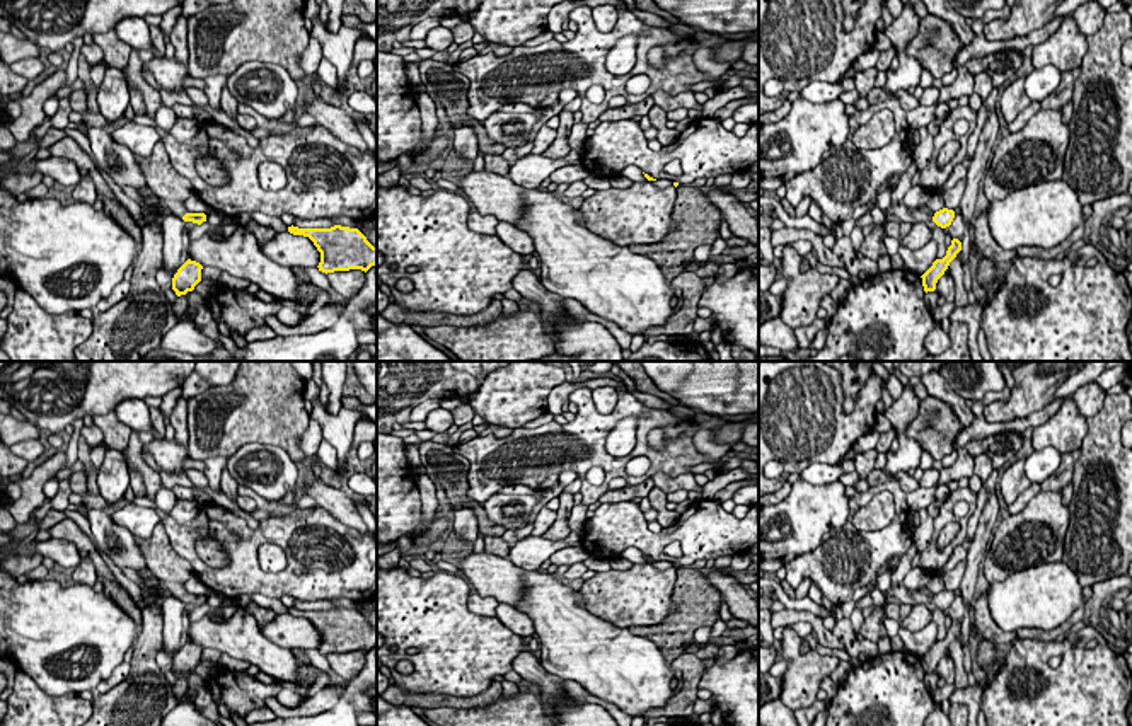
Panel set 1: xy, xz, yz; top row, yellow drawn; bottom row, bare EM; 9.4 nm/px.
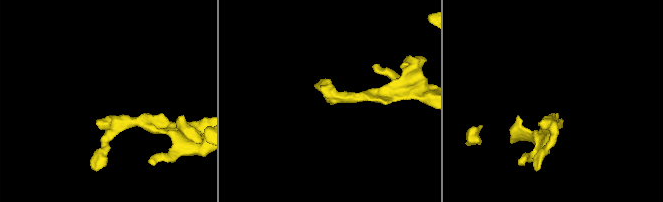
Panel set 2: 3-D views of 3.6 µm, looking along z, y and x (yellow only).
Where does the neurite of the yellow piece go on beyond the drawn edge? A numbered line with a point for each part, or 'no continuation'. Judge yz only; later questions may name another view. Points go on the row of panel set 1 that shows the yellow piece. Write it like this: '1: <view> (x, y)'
1: yz (911, 215)

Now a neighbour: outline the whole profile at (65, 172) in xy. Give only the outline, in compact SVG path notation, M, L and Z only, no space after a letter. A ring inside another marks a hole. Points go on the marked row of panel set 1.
M51 155L38 160L36 170L43 176L53 177L60 189L72 189L82 179L78 167L72 160Z

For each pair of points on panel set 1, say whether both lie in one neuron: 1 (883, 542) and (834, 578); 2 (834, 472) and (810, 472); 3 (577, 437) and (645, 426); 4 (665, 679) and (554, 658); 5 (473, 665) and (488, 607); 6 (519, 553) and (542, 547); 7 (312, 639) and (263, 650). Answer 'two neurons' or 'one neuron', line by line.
1: one neuron
2: one neuron
3: one neuron
4: one neuron
5: two neurons
6: one neuron
7: two neurons

